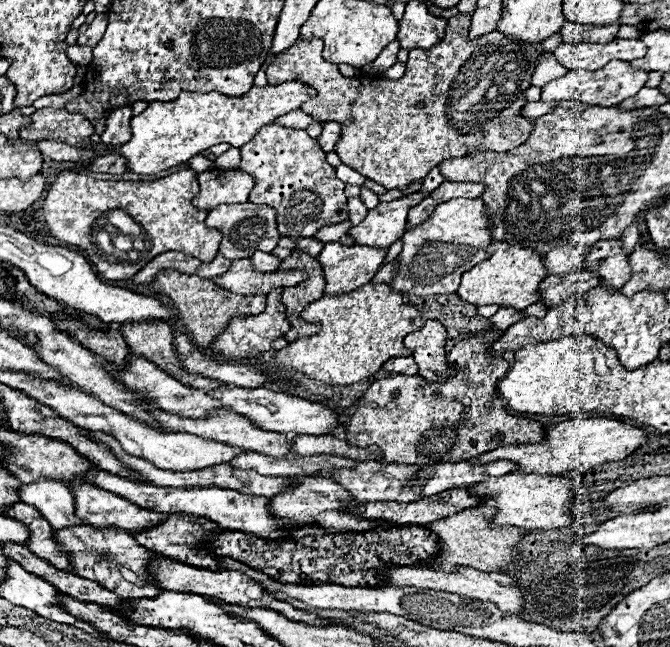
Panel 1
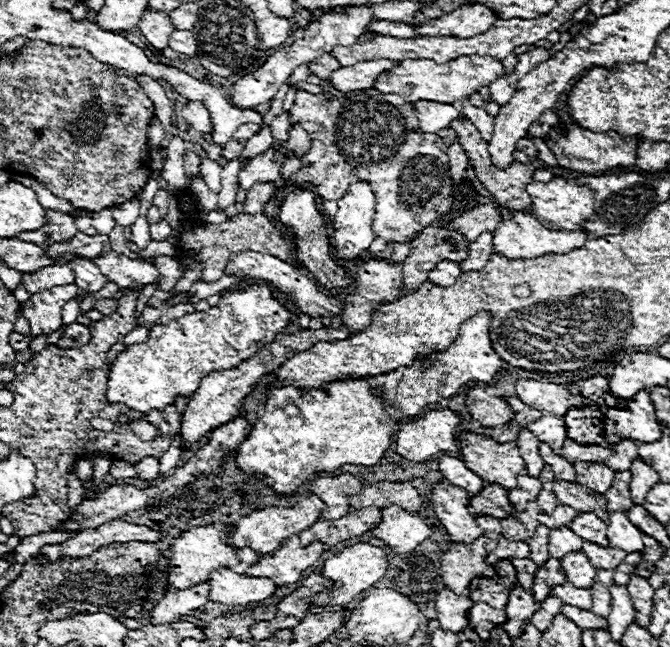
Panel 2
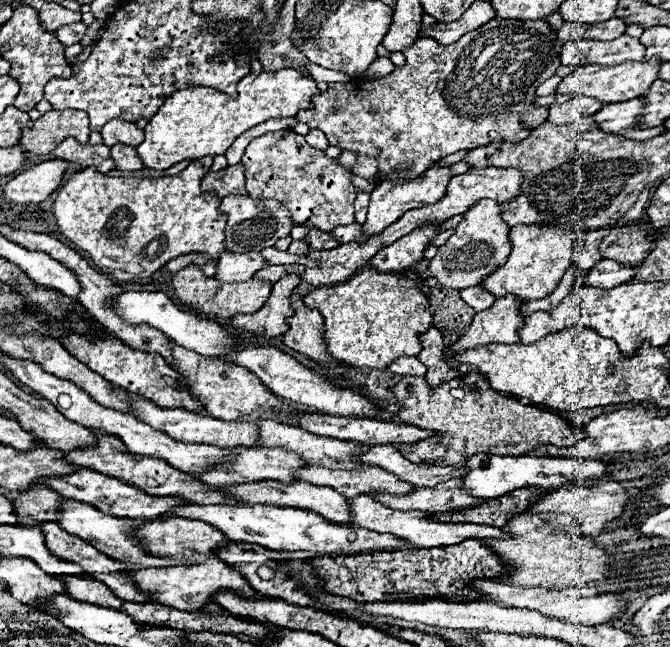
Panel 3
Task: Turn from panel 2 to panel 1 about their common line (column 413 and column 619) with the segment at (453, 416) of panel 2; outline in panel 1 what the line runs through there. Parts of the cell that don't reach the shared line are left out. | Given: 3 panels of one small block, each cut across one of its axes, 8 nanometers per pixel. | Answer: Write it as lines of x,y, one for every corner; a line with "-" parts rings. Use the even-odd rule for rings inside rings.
582,418
560,422
546,438
536,444
516,444
516,446
502,446
490,452
484,452
476,458
470,458
472,464
488,464
490,460
510,460
516,464
518,472
546,472
546,474
564,474
572,470
592,470
594,466
606,462
618,462
630,456
638,446
646,442
646,432
634,428
630,424
612,420
612,418

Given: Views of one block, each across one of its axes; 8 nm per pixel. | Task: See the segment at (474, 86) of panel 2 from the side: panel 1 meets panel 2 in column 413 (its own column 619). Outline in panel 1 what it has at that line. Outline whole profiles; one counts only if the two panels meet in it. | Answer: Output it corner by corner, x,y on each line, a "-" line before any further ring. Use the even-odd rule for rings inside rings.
610,60
600,70
568,70
566,76
548,82
542,86
542,102
560,102
560,100
582,100
586,104
598,104
598,106
616,106
622,100
634,96
648,80
648,72
642,72
638,68
632,68
628,62
622,60

